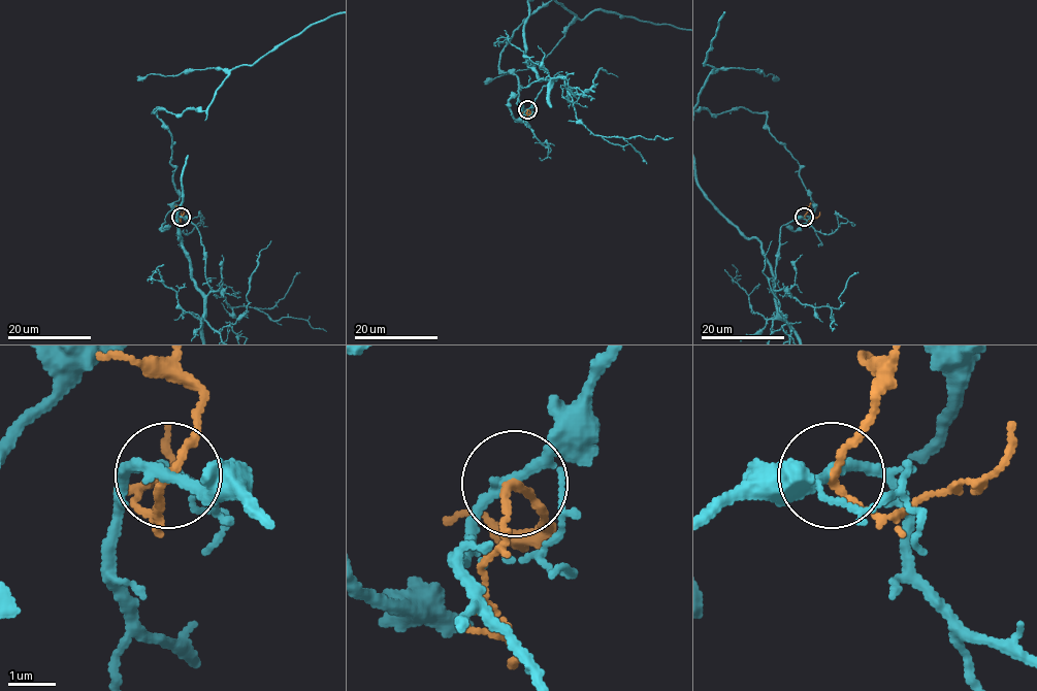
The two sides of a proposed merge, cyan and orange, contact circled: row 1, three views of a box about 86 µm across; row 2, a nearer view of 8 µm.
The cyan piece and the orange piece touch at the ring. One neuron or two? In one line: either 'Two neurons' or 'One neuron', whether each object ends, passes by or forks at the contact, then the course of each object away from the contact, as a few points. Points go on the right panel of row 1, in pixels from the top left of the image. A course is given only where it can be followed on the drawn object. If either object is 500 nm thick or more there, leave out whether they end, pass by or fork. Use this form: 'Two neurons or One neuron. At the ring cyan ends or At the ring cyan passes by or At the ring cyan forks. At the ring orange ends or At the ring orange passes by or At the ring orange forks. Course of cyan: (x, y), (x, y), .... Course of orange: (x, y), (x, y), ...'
Two neurons. At the ring cyan passes by. At the ring orange passes by. Course of cyan: (804, 217), (780, 231), (774, 294), (760, 243), (697, 183), (706, 54). Course of orange: (804, 217), (809, 221), (817, 218), (819, 212)

